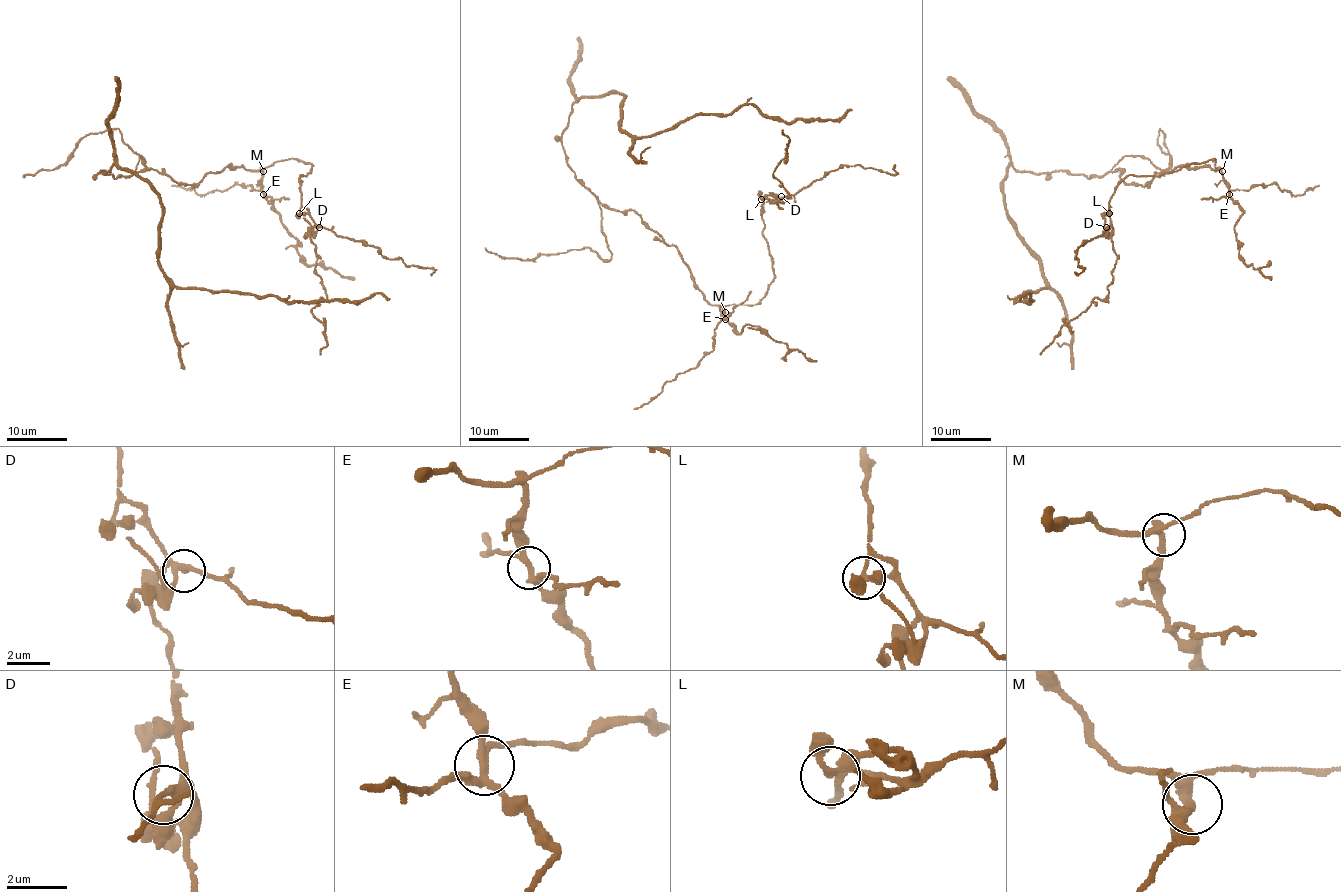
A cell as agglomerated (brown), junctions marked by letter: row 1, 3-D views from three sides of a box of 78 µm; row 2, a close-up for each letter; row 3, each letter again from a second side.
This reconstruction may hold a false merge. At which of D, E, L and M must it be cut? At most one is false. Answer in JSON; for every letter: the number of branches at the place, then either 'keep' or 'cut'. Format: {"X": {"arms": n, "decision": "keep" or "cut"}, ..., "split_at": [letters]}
{"D": {"arms": 4, "decision": "keep"}, "E": {"arms": 4, "decision": "cut"}, "L": {"arms": 4, "decision": "keep"}, "M": {"arms": 3, "decision": "keep"}, "split_at": ["E"]}

